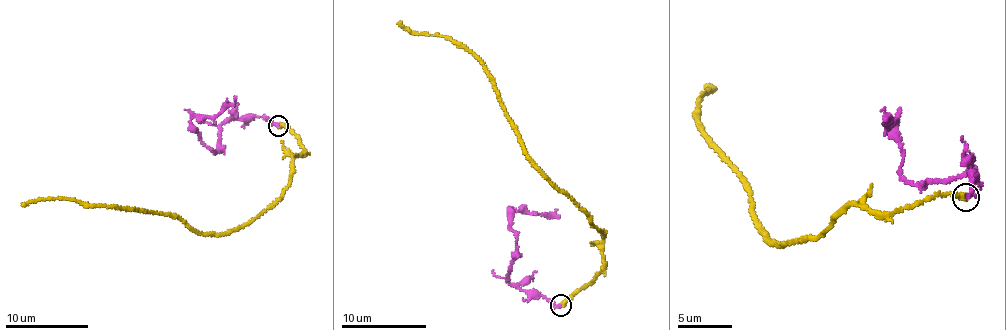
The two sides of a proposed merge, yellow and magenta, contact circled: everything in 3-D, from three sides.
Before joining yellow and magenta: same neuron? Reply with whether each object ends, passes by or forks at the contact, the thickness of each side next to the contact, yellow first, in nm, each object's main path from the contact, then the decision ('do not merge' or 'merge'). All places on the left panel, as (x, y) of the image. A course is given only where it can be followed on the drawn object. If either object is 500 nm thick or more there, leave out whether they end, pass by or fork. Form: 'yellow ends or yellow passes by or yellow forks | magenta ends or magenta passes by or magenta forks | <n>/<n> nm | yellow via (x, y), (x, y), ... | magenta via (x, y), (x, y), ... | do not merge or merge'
yellow ends | magenta ends | 360/240 nm | yellow via (278, 126), (304, 152), (293, 158), (286, 189), (235, 228), (206, 235), (169, 215), (76, 200), (21, 205) | magenta via (278, 126), (262, 117), (230, 117), (221, 124), (216, 154), (190, 120), (197, 114), (216, 117), (234, 103) | do not merge

